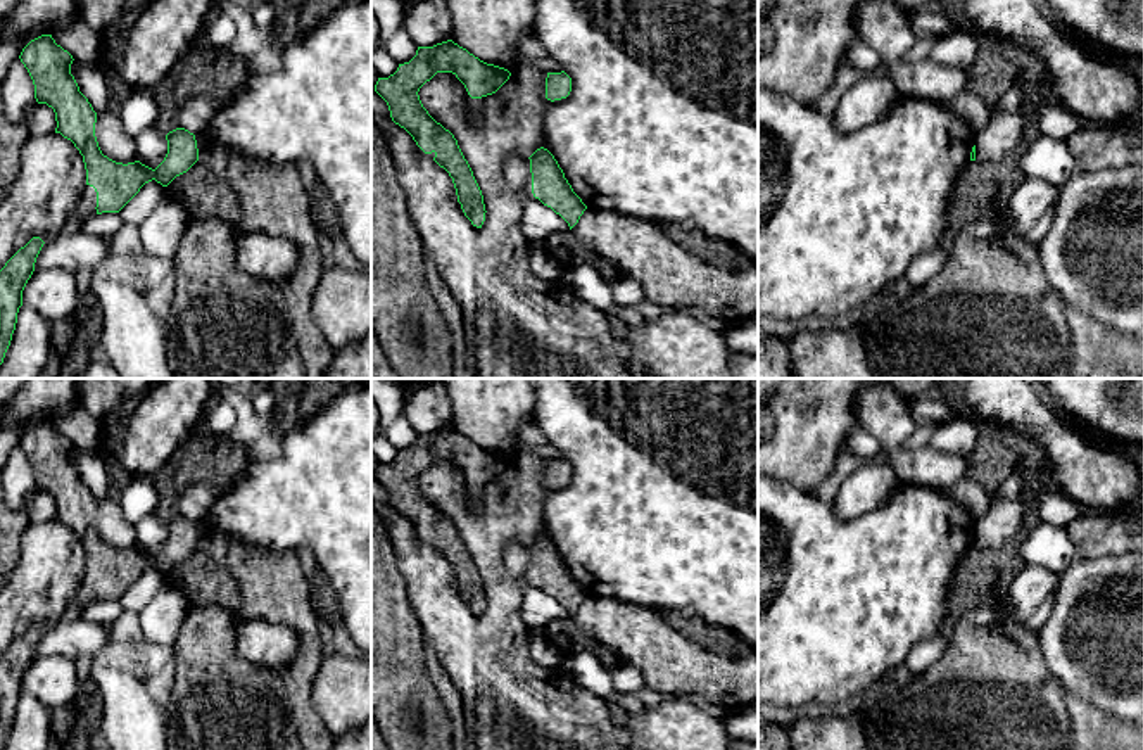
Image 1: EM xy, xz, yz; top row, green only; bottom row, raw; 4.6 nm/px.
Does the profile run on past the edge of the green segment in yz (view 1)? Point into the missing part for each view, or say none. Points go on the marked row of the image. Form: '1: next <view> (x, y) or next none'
1: next none

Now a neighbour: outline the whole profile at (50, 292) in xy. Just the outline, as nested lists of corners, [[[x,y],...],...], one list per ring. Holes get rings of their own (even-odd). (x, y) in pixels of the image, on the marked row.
[[[62,268],[35,270],[22,290],[22,304],[31,306],[48,323],[74,320],[85,309],[74,273]]]

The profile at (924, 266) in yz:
[[[936,245],[932,251],[915,256],[905,273],[910,287],[915,290],[925,287],[946,266],[948,254],[943,247]]]

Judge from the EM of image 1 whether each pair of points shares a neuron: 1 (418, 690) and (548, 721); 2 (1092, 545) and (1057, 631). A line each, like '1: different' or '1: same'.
1: different
2: different

